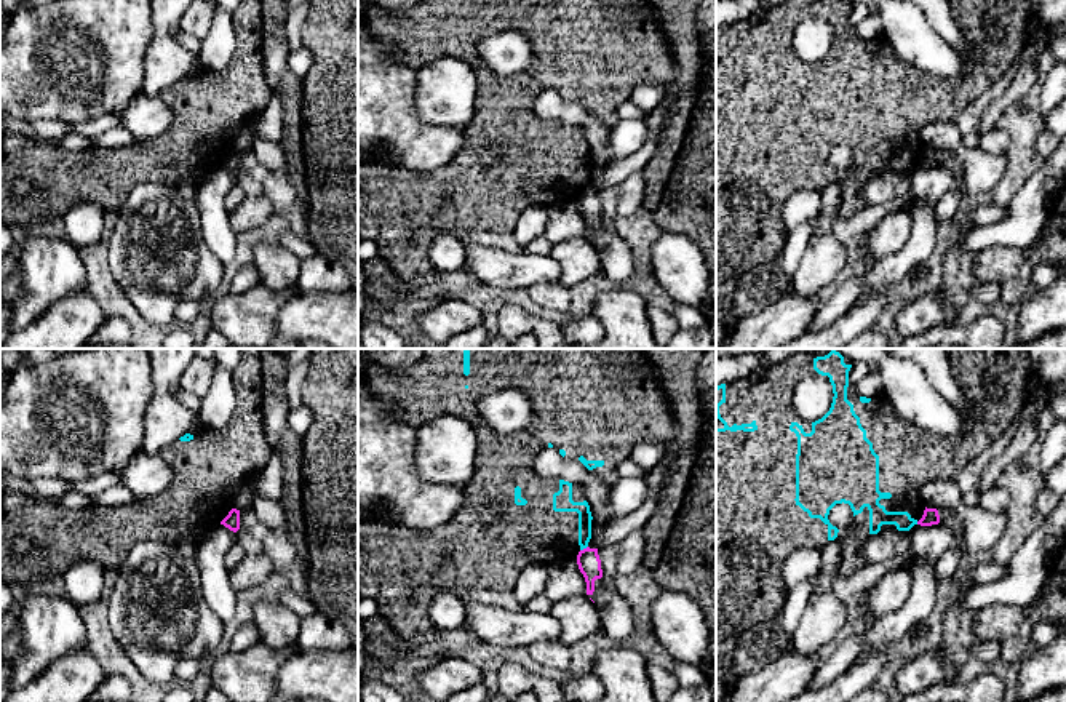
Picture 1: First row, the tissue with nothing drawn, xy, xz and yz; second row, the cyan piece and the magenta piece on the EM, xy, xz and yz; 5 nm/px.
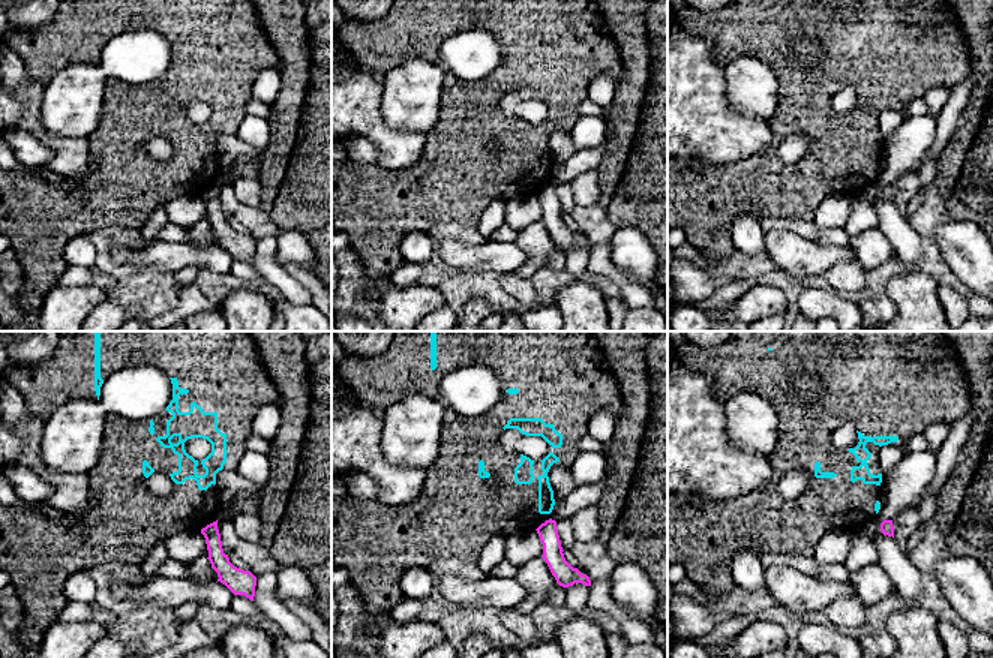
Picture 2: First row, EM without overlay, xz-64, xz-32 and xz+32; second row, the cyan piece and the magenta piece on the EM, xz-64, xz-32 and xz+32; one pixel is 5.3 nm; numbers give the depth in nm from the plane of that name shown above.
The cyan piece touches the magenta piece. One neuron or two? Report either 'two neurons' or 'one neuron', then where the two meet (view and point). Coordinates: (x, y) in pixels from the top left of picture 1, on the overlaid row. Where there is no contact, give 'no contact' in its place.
two neurons; meets cyan in xz at (584, 547)

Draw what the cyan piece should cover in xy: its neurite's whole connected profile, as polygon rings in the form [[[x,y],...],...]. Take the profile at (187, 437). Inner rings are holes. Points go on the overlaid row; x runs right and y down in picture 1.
[[[241,349],[241,360],[232,371],[232,377],[235,409],[230,422],[216,430],[200,427],[193,435],[185,433],[161,451],[160,456],[173,470],[174,478],[160,494],[117,507],[91,505],[80,510],[69,510],[58,502],[38,496],[30,497],[6,491],[0,502],[0,582],[8,587],[13,584],[34,585],[46,576],[62,576],[64,571],[78,560],[93,560],[101,563],[104,569],[112,568],[117,571],[133,545],[141,540],[163,540],[173,545],[177,545],[182,537],[192,537],[197,544],[203,540],[233,509],[229,499],[230,493],[249,485],[272,456],[272,448],[264,433],[261,349]],[[18,537],[24,537],[32,544],[30,553],[14,555],[11,552],[11,542]]]

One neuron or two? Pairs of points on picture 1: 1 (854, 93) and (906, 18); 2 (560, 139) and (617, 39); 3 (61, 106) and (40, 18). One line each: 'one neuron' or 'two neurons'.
1: two neurons
2: one neuron
3: one neuron

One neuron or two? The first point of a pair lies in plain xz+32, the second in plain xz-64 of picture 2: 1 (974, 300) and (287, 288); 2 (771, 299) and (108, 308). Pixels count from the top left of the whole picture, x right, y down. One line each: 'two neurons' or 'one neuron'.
1: one neuron
2: two neurons

